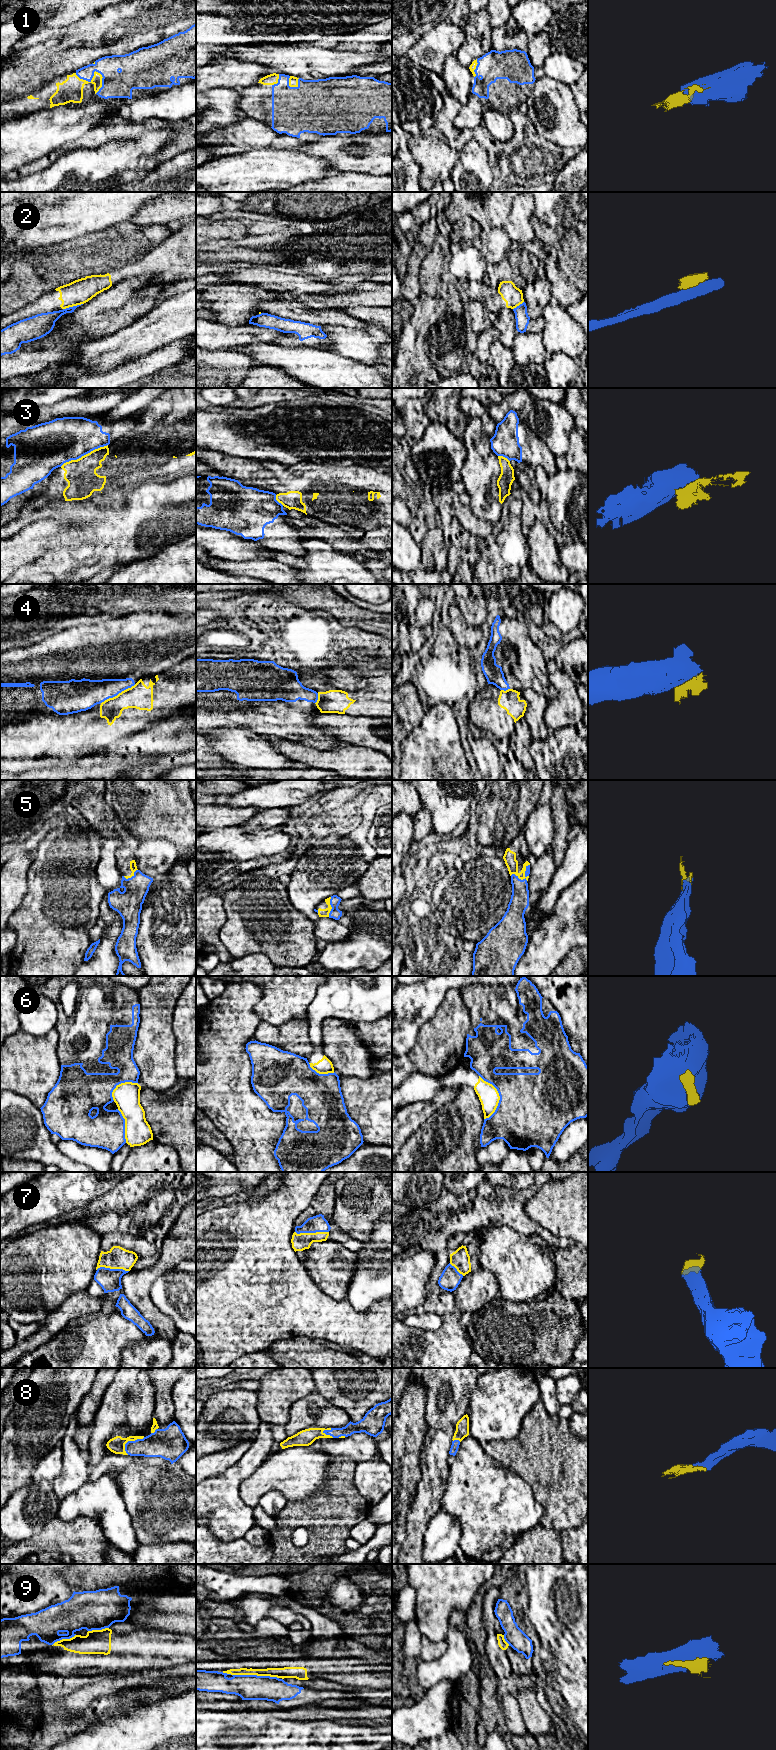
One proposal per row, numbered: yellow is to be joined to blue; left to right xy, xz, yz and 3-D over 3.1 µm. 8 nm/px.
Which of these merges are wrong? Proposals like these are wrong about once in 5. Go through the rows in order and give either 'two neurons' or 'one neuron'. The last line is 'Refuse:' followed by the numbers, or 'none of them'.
1: one neuron
2: two neurons
3: two neurons
4: two neurons
5: one neuron
6: two neurons
7: one neuron
8: one neuron
9: two neurons
Refuse: 2, 3, 4, 6, 9

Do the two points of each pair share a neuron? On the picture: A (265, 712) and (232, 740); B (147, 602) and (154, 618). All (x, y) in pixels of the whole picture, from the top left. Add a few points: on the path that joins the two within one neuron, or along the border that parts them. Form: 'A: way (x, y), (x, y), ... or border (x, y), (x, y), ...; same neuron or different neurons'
A: border (222, 726), (245, 728), (267, 738); different neurons
B: border (168, 609), (150, 608), (132, 611); different neurons

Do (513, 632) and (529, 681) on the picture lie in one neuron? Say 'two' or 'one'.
one

